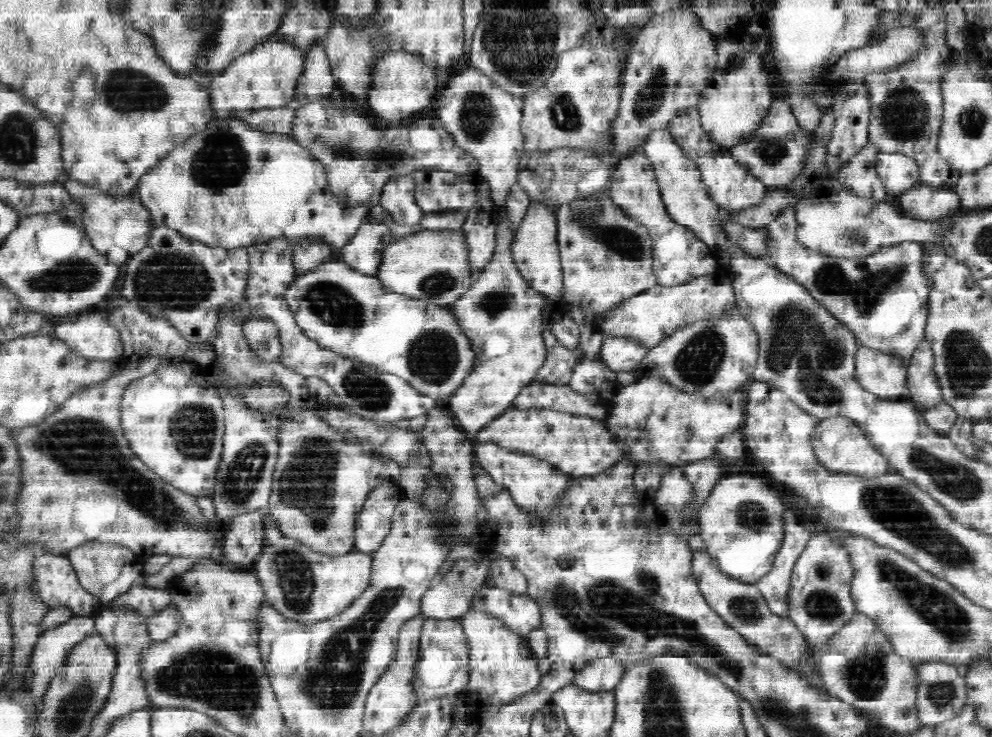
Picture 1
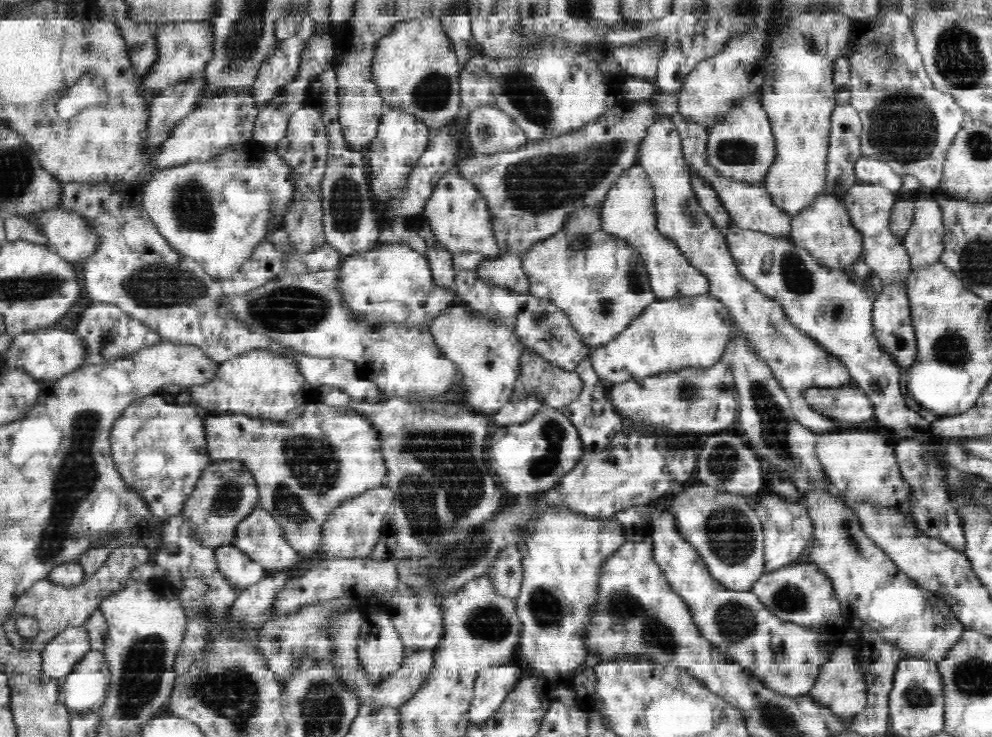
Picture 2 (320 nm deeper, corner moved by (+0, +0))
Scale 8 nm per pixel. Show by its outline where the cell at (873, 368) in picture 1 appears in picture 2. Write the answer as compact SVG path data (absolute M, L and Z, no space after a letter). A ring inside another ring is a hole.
M854 380L840 387L810 389L807 394L809 404L830 418L848 422L875 419L874 403Z

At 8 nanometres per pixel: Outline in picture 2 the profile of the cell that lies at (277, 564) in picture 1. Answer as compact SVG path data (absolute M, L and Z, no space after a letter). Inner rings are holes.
M260 506L256 507L240 522L236 529L235 540L232 543L239 546L240 550L243 550L252 560L255 560L266 572L269 571L272 575L278 573L296 574L296 572L308 570L305 566L310 562L310 558L301 554L289 543L272 514Z

